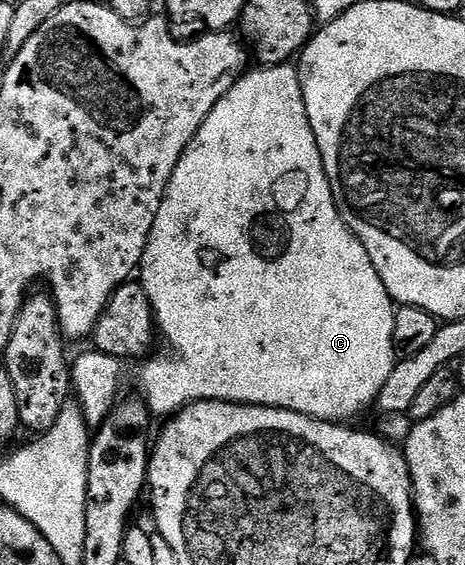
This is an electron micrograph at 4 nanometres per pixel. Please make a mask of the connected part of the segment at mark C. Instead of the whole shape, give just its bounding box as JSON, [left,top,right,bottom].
[138,63,397,422]

